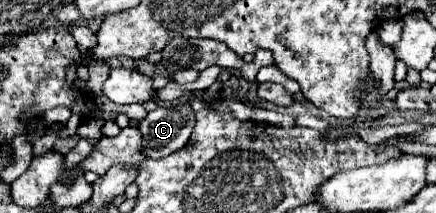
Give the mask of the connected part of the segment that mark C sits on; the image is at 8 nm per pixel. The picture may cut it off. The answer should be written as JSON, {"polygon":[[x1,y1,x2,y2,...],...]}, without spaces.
{"polygon":[[190,104,178,108,156,108,138,124,142,132,142,154,148,158,164,158,178,152,188,142,196,118]]}

